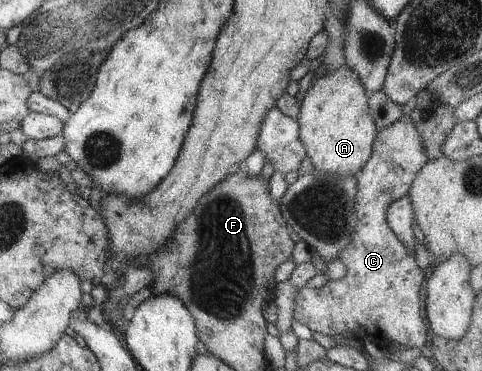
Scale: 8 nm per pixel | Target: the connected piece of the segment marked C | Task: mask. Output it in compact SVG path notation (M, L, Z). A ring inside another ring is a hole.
M403 115L395 124L378 132L371 158L356 177L354 211L357 224L354 236L352 241L339 251L339 259L346 267L346 276L340 280L329 280L322 288L298 289L293 299L293 320L306 325L312 333L322 333L330 337L352 333L359 342L371 342L385 351L388 350L387 344L393 342L405 347L424 348L428 340L428 328L420 314L420 289L424 284L425 272L416 264L415 256L389 226L387 211L397 199L409 195L414 180L428 162L427 153L411 116Z

